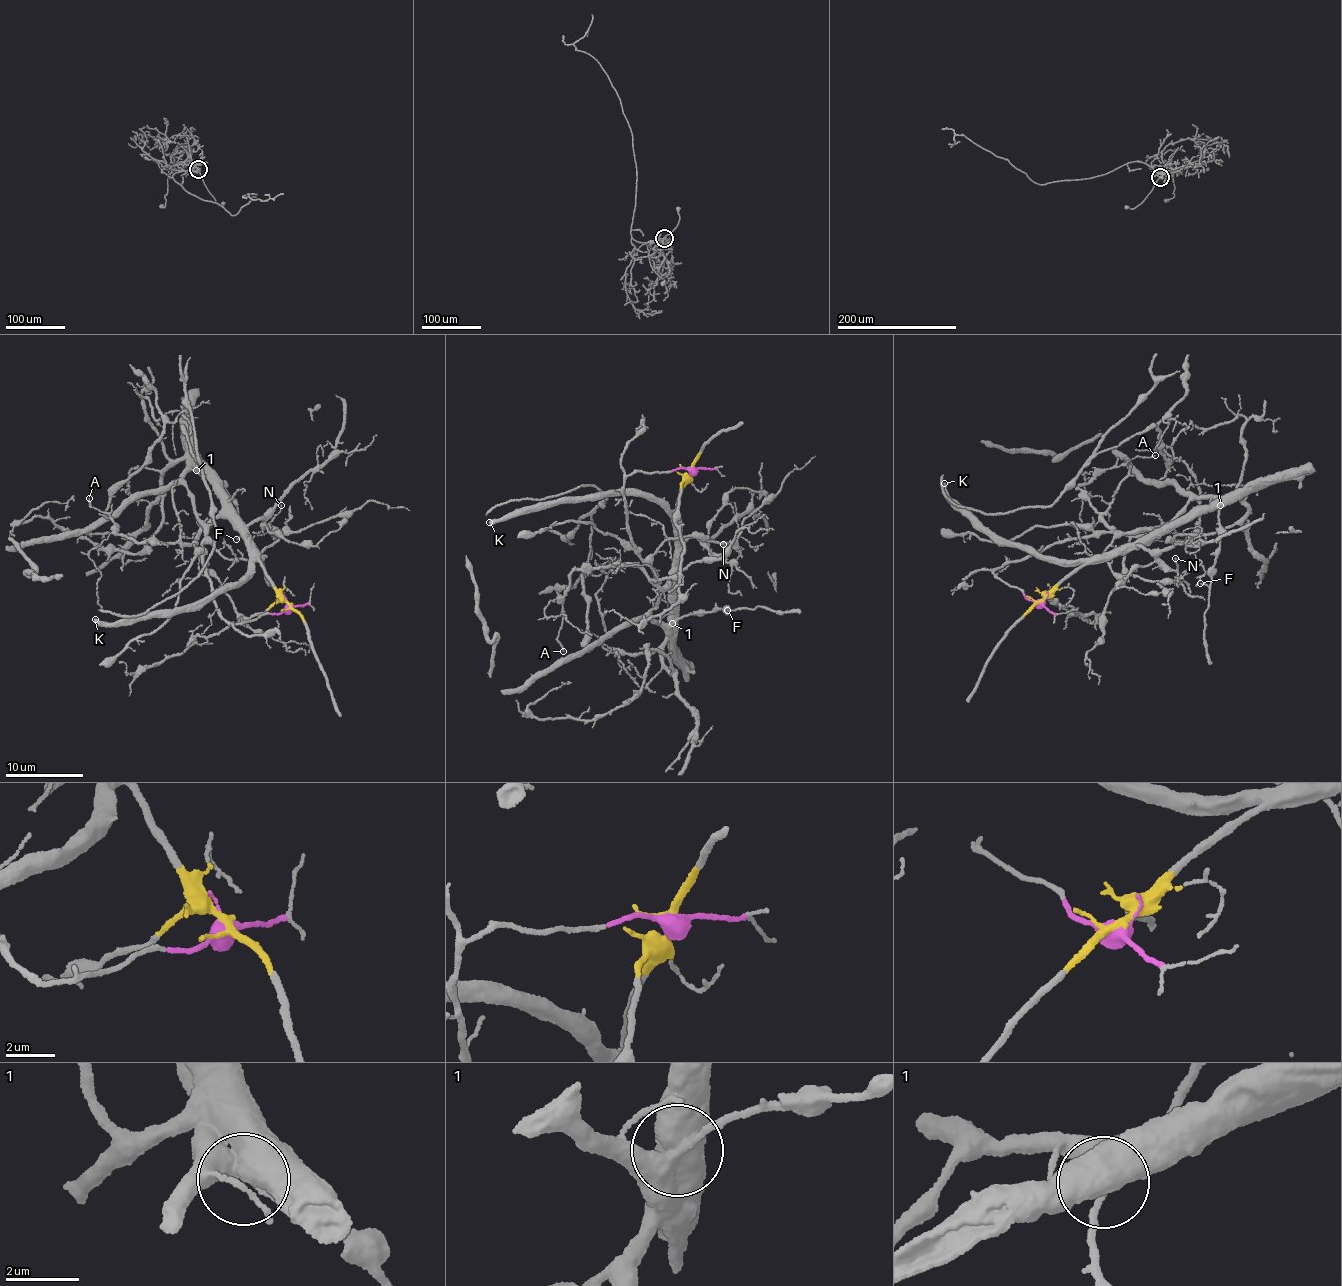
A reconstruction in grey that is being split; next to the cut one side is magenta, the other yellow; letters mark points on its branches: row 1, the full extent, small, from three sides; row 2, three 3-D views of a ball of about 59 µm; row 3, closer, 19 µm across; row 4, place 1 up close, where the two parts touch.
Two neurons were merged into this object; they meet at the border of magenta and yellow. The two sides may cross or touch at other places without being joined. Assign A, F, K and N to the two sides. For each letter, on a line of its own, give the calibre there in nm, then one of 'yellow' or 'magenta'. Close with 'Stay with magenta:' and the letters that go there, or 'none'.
A: 100 nm | yellow
F: 90 nm | magenta
K: 420 nm | yellow
N: 70 nm | yellow
Stay with magenta: F

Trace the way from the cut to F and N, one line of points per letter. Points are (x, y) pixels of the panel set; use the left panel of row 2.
F: (289, 605), (226, 621), (199, 554), (204, 528), (186, 473), (196, 469), (232, 498), (243, 531), (236, 539)
N: (289, 605), (245, 542), (248, 527), (261, 518), (270, 523), (280, 512), (281, 506)

